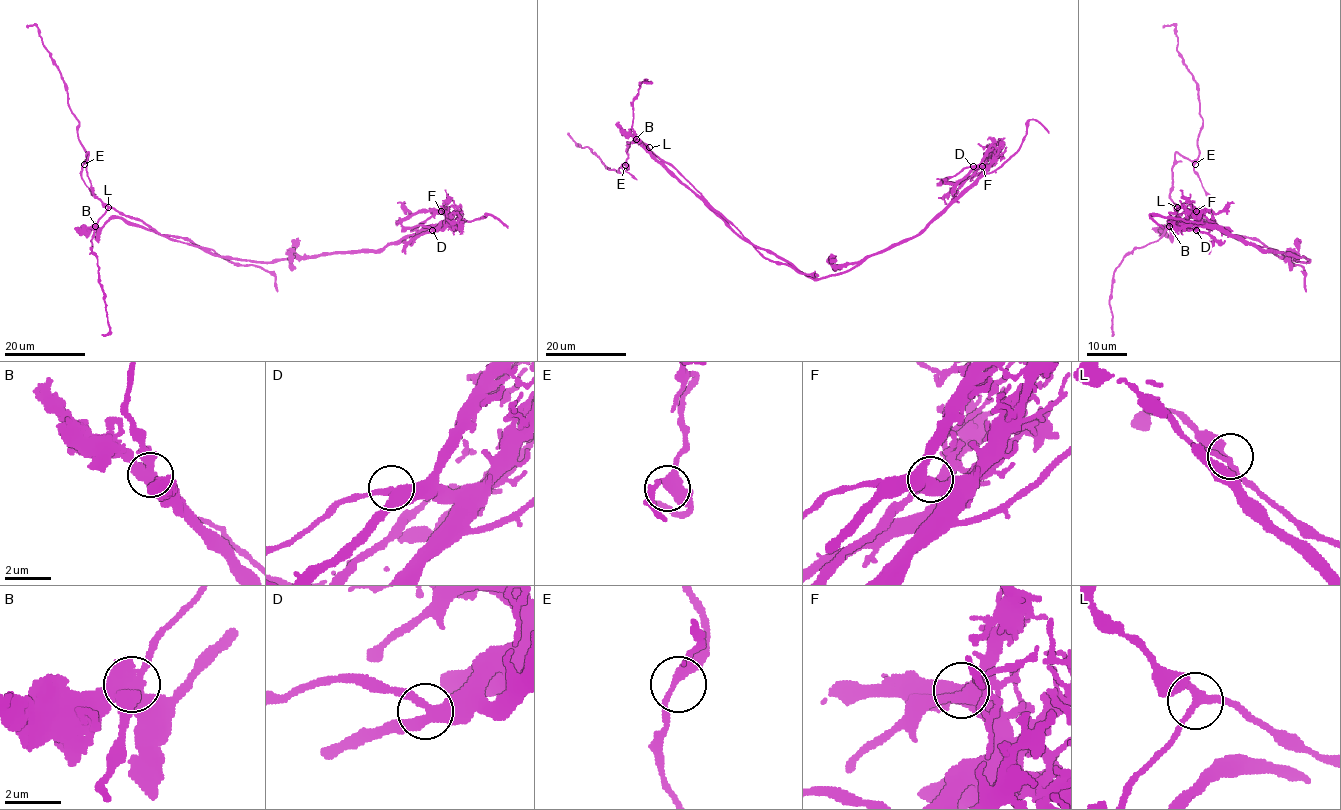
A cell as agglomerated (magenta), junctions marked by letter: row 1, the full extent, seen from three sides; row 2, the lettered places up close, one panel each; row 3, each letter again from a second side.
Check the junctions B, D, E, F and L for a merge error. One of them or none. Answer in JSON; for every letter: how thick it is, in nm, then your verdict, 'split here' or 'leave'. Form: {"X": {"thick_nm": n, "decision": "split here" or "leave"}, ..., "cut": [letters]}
{"B": {"thick_nm": 550, "decision": "split here"}, "D": {"thick_nm": 400, "decision": "leave"}, "E": {"thick_nm": 320, "decision": "leave"}, "F": {"thick_nm": 400, "decision": "leave"}, "L": {"thick_nm": 240, "decision": "leave"}, "cut": ["B"]}

